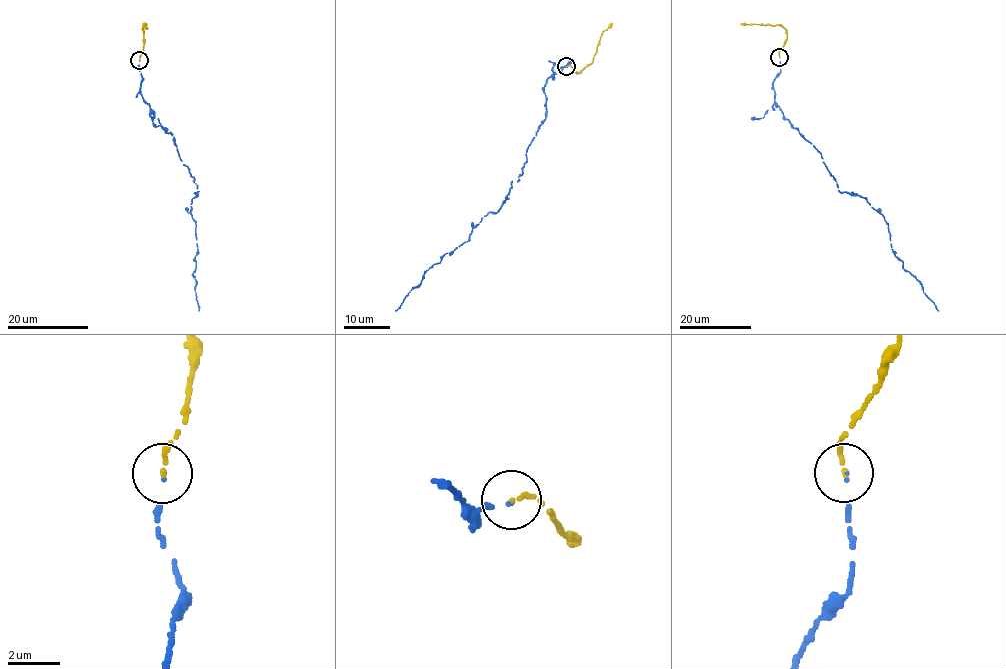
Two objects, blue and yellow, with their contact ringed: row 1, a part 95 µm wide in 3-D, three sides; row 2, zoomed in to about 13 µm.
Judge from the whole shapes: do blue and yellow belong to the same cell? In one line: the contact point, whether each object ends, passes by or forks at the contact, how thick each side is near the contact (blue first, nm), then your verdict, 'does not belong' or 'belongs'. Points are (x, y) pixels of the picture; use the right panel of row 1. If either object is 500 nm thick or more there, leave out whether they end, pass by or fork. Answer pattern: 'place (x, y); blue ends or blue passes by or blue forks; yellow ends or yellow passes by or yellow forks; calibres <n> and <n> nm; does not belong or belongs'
place (779, 57); blue ends; yellow ends; calibres 70 and 150 nm; belongs

